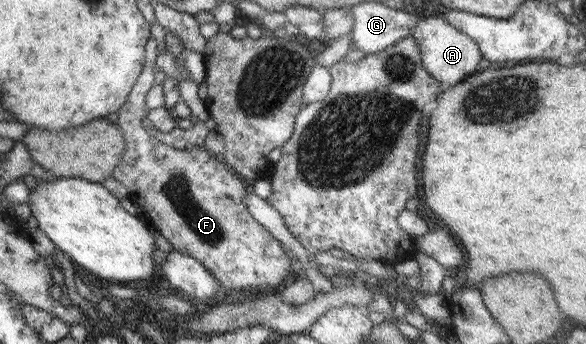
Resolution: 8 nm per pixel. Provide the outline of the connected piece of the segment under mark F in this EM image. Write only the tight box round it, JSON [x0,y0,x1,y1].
[112,37,293,290]

